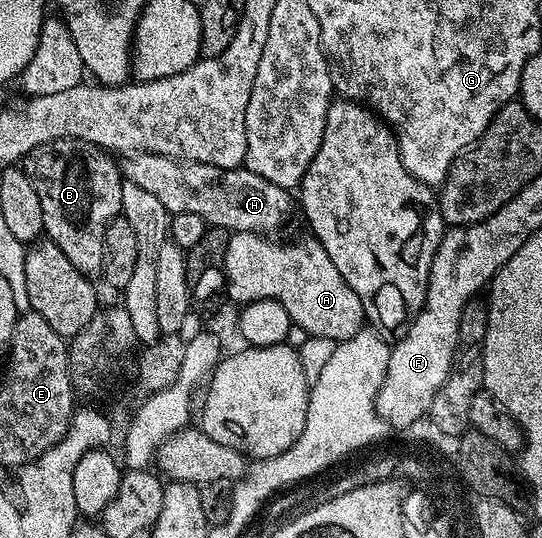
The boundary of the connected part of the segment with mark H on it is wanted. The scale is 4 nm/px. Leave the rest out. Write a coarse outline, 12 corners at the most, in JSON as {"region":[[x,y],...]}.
{"region":[[156,153],[124,178],[231,233],[271,235],[293,197],[246,167]]}

